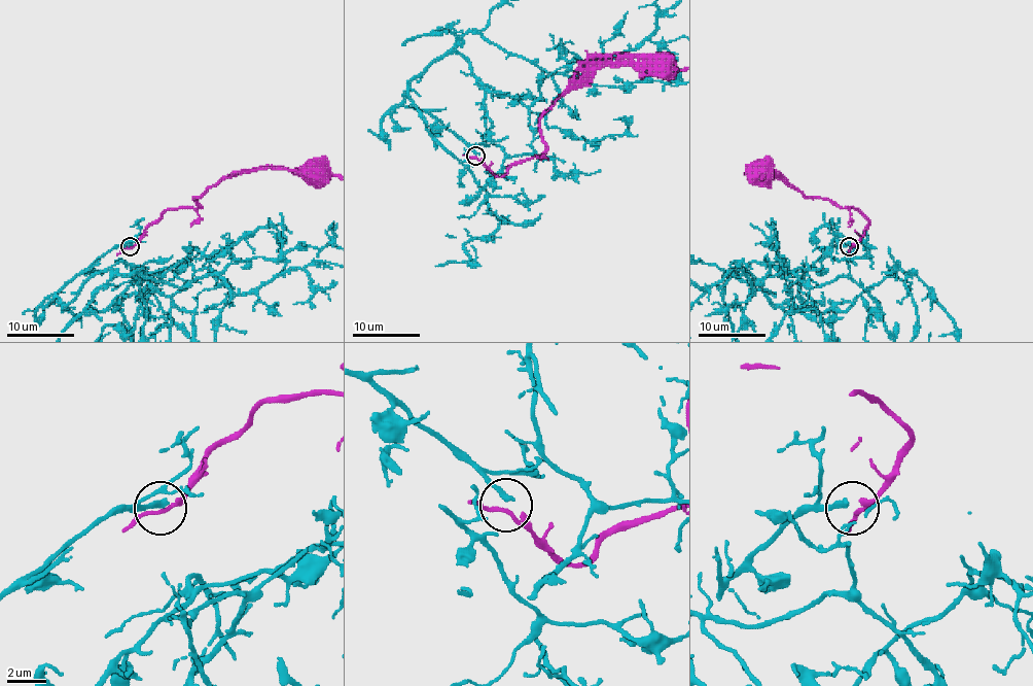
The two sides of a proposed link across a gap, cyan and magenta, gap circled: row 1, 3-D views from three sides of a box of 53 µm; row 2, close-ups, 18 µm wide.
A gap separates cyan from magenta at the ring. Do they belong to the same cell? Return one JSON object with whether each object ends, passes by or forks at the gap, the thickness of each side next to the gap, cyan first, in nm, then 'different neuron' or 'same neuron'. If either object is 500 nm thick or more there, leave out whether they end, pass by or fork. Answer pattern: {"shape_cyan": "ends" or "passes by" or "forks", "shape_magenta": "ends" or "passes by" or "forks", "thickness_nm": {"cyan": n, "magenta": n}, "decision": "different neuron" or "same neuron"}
{"shape_cyan": "ends", "shape_magenta": "passes by", "thickness_nm": {"cyan": 320, "magenta": 180}, "decision": "same neuron"}

